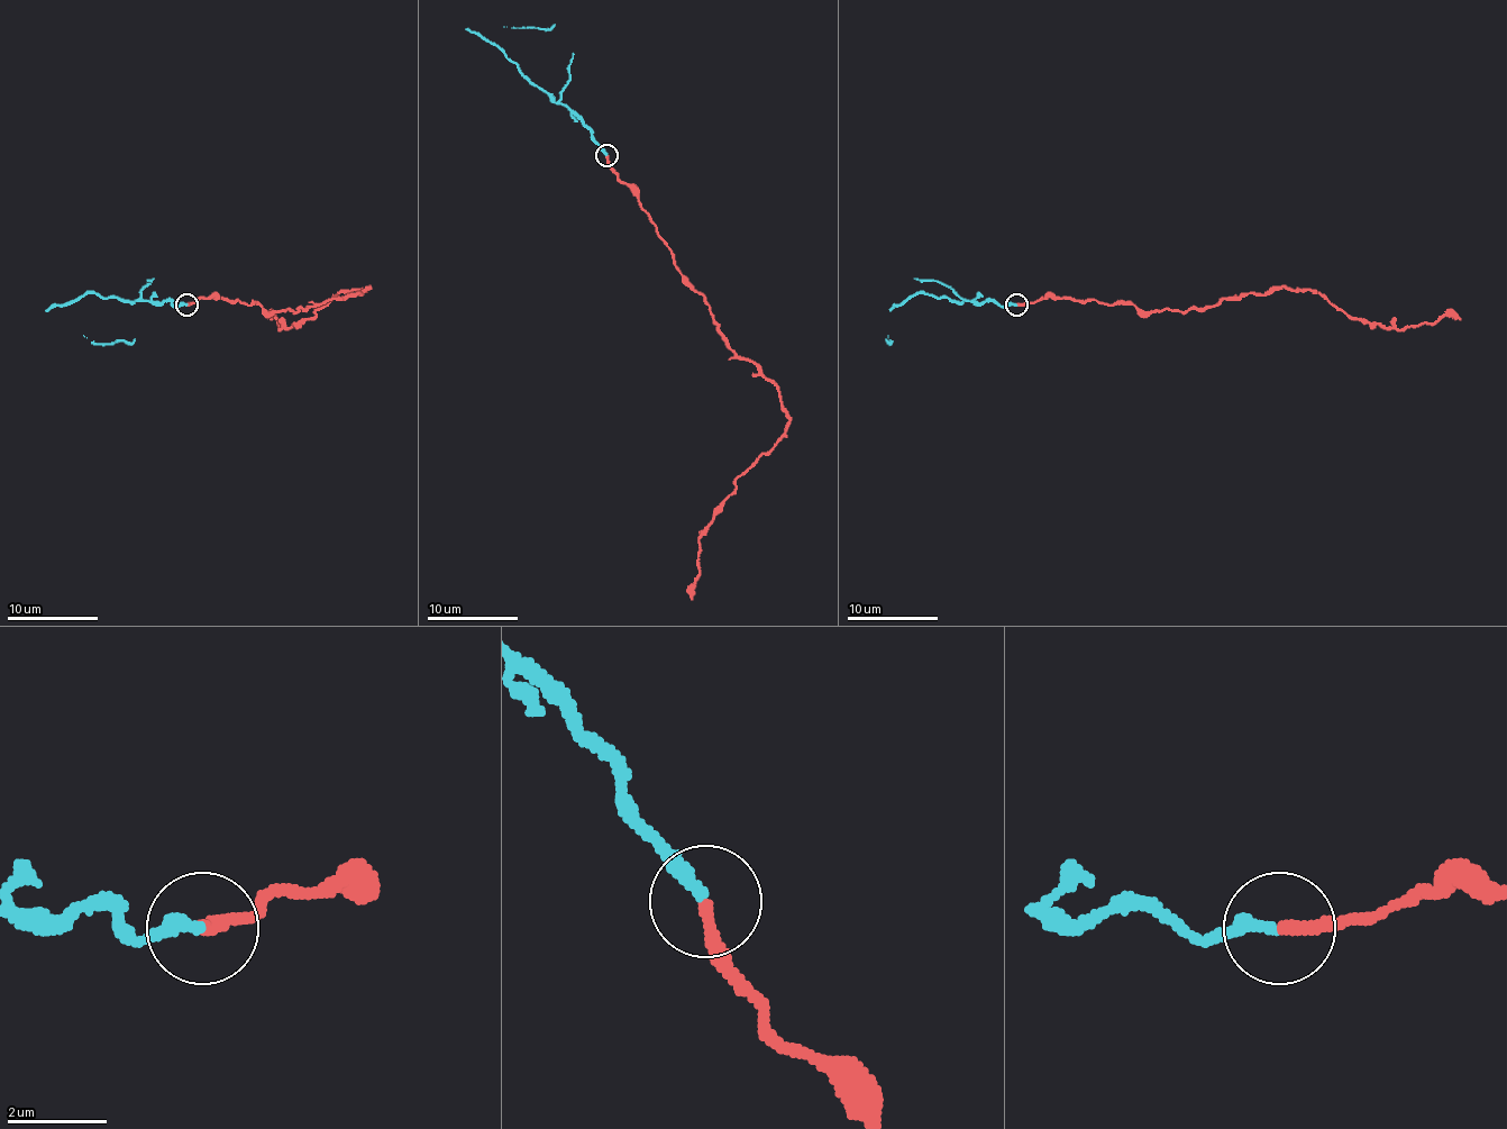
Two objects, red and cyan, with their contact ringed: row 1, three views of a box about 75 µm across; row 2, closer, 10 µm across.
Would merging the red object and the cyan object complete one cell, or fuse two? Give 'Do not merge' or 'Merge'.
Do not merge

